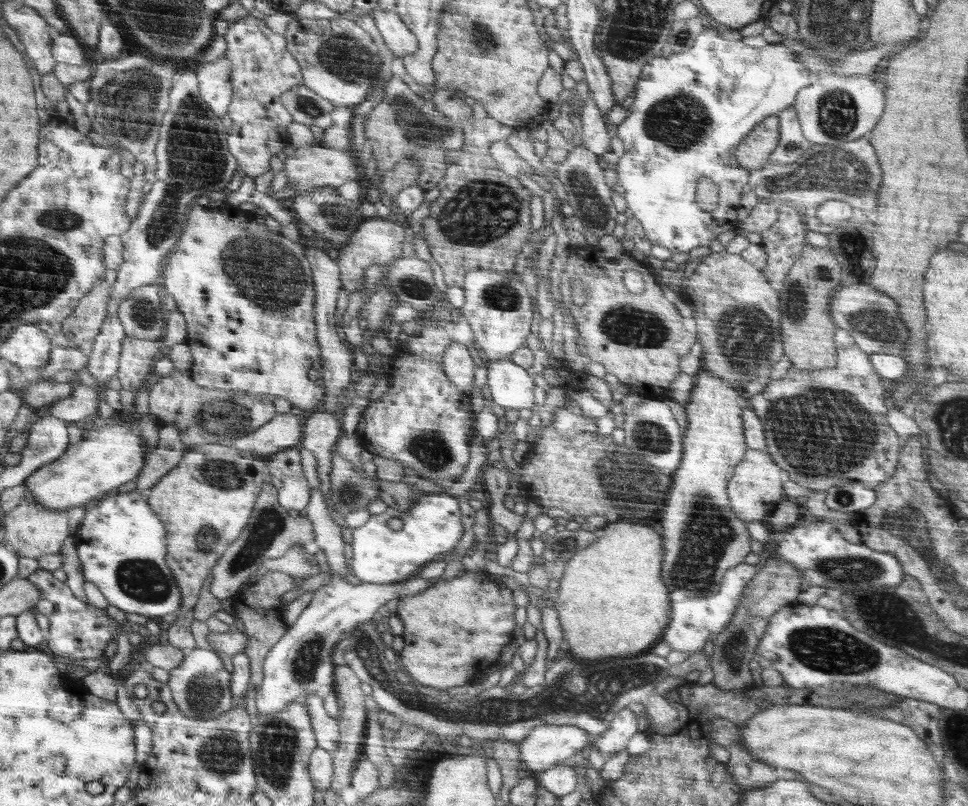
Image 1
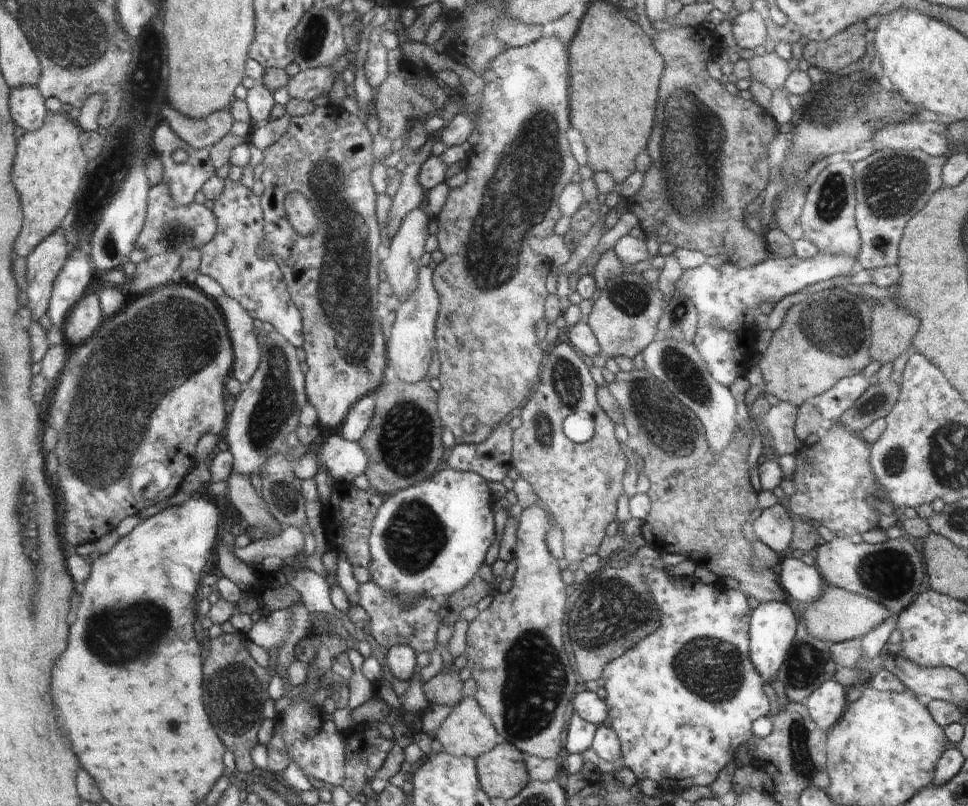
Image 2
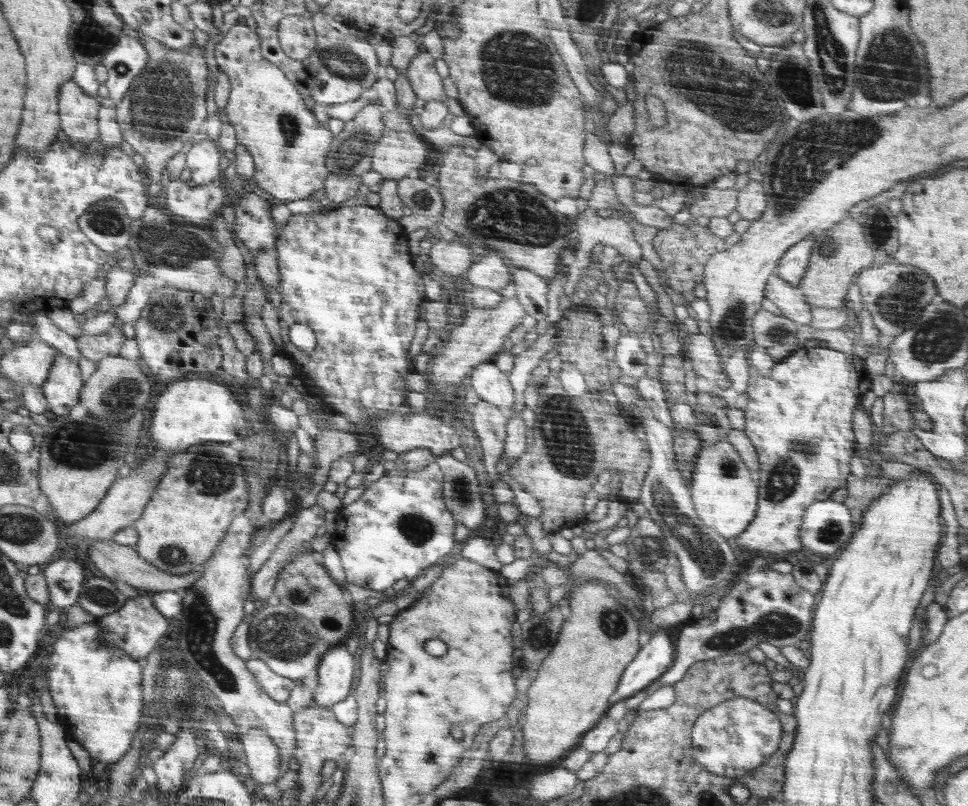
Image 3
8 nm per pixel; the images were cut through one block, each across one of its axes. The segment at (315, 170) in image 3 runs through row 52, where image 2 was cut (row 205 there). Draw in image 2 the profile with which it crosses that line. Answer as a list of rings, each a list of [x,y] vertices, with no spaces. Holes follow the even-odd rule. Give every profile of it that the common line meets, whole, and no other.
[[[228,178],[222,196],[212,204],[221,224],[221,231],[216,239],[202,248],[201,272],[219,282],[226,294],[236,299],[253,319],[258,318],[263,323],[270,322],[295,348],[302,347],[305,342],[302,333],[304,320],[292,299],[286,276],[276,262],[258,261],[256,258],[258,246],[266,240],[264,208],[260,197],[254,195],[252,189],[244,187],[240,181],[234,182]]]

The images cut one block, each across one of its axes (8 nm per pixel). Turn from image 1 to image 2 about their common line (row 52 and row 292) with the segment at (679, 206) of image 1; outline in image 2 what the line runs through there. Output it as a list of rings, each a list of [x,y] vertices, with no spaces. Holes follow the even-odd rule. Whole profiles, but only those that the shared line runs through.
[[[820,252],[807,259],[798,258],[795,254],[785,259],[774,257],[746,268],[731,265],[728,262],[718,266],[704,263],[696,268],[682,271],[673,292],[676,290],[682,295],[687,295],[697,308],[699,319],[694,340],[695,347],[711,370],[711,375],[720,384],[729,387],[736,378],[746,378],[744,374],[750,368],[750,362],[740,362],[740,354],[742,354],[740,344],[746,344],[744,310],[746,310],[746,324],[748,324],[746,328],[750,330],[750,324],[754,322],[756,314],[762,312],[762,302],[774,304],[784,296],[794,294],[810,284],[830,280],[842,274],[852,274],[858,269],[858,260],[854,257],[830,255],[828,258],[828,255]]]

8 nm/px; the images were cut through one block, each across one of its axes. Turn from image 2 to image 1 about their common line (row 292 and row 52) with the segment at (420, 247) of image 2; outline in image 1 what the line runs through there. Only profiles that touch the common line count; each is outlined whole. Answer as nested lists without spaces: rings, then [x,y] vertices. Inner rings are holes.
[[[378,5],[368,14],[371,14],[386,46],[395,56],[402,58],[418,50],[418,39],[398,16],[397,11],[381,9]]]

